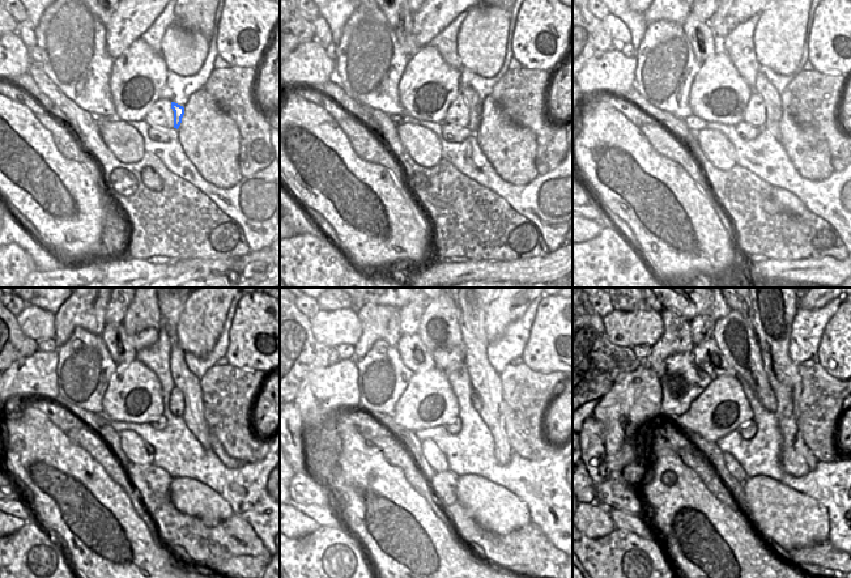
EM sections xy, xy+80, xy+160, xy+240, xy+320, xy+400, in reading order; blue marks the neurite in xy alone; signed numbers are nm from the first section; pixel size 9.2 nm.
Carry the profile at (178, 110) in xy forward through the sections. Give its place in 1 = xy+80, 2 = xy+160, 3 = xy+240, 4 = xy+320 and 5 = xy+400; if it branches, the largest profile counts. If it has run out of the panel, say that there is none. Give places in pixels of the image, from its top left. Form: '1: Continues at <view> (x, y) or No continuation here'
1: Continues at xy+80 (475, 103)
2: Continues at xy+160 (771, 97)
3: Continues at xy+240 (187, 382)
4: Continues at xy+320 (485, 381)
5: Continues at xy+400 (774, 314)

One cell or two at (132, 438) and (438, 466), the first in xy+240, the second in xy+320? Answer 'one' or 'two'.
one

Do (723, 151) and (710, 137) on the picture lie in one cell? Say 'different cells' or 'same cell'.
same cell

